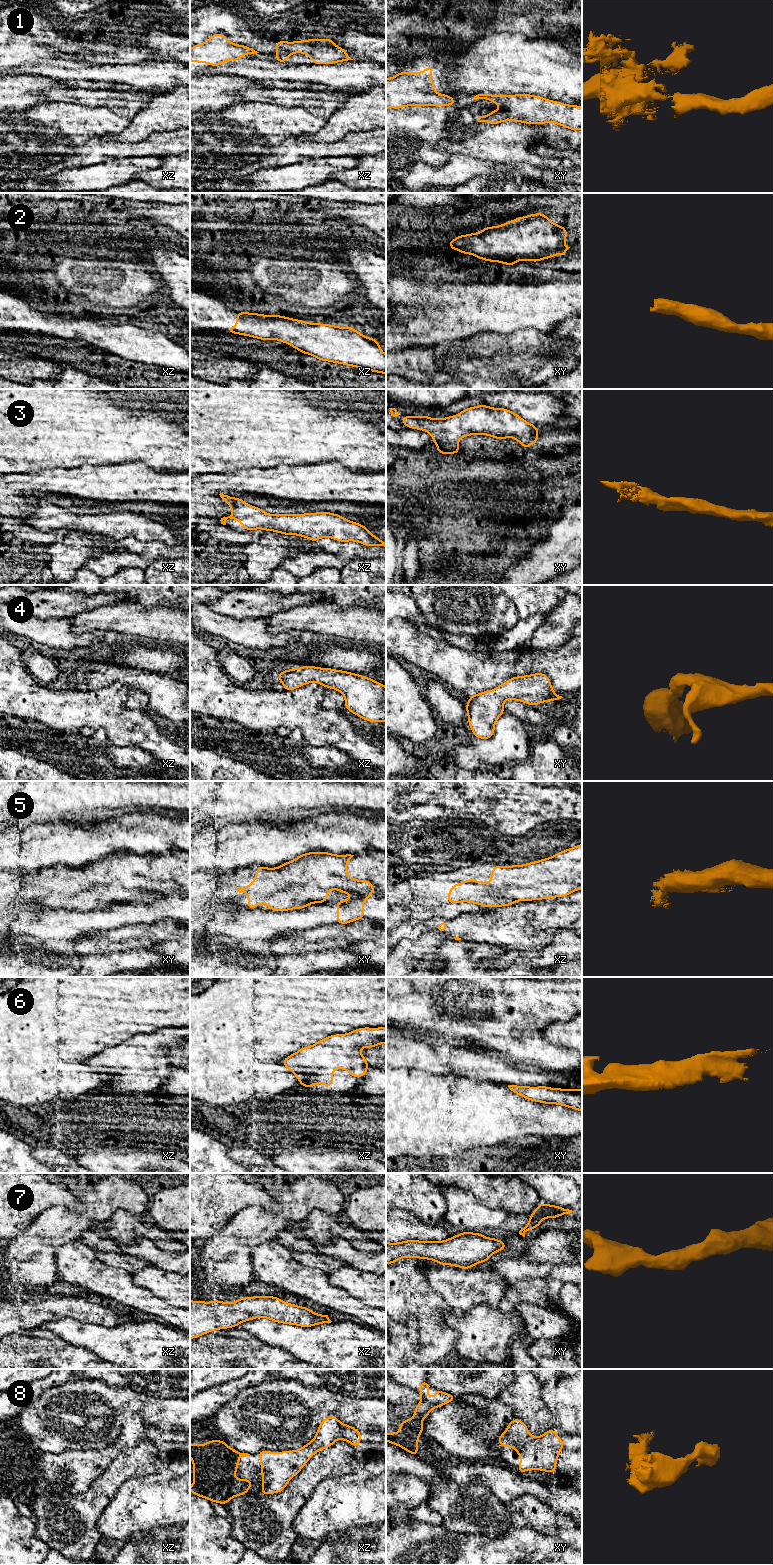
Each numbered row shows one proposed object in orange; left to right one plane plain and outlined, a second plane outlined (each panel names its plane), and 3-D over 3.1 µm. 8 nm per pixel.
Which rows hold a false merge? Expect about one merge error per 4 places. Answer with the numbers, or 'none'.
1

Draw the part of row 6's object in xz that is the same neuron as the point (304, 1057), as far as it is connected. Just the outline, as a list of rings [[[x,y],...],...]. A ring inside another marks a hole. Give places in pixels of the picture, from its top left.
[[[386,1027],[359,1028],[347,1034],[331,1035],[309,1047],[303,1047],[298,1052],[283,1059],[282,1064],[296,1075],[299,1085],[312,1090],[313,1086],[322,1083],[326,1087],[333,1086],[333,1070],[344,1069],[352,1077],[364,1077],[367,1068],[370,1067],[365,1056],[359,1053],[362,1047],[372,1048],[386,1043]]]

